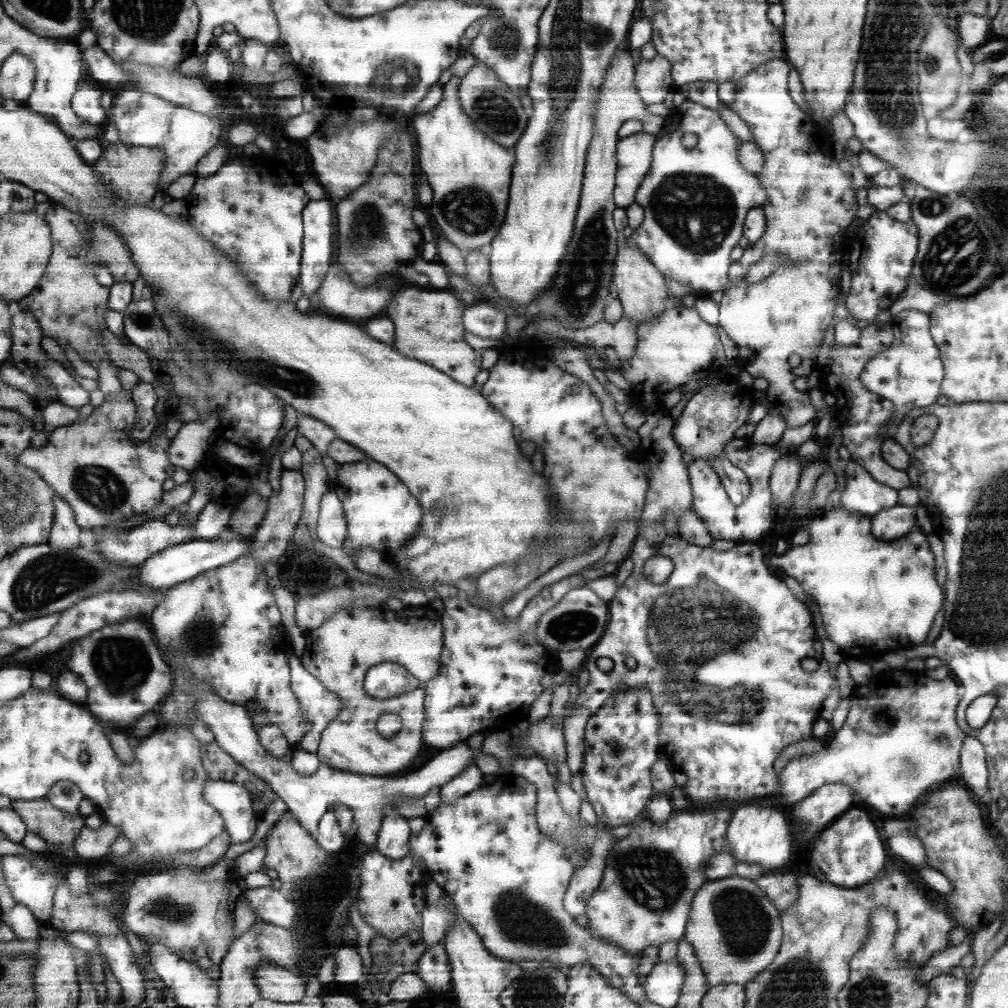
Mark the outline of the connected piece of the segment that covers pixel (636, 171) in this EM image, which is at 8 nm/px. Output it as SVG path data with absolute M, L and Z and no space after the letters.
M642 130L622 138L617 145L613 192L617 208L625 209L636 202L638 185L652 170L653 147L656 142L656 135Z

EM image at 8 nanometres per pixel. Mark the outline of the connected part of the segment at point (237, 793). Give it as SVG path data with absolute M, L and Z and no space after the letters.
M209 780L205 784L205 799L224 817L232 844L251 840L258 816L253 809L250 790L245 785L236 781Z

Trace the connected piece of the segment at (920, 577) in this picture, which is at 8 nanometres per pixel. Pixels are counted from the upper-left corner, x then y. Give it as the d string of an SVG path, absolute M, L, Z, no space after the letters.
M832 509L813 519L808 530L808 544L790 546L784 554L770 556L769 568L781 568L816 600L824 630L846 657L874 654L874 658L882 658L880 652L885 656L906 644L922 644L928 638L936 614L944 607L945 594L934 578L928 536L920 532L917 523L908 535L901 536L902 540L882 542L870 552L864 550L861 513Z

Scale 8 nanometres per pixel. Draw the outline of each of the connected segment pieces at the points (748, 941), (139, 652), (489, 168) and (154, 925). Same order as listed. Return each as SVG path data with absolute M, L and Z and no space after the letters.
M732 875L706 882L694 895L684 939L696 949L697 960L700 960L702 970L705 970L709 986L716 987L720 984L745 985L756 979L780 952L783 938L784 925L781 923L781 913L766 893L762 892L756 881Z
M133 620L110 624L110 627L94 632L92 635L74 641L72 646L66 646L60 650L58 656L64 661L68 670L78 672L90 687L89 700L90 710L100 716L104 722L126 722L132 724L144 712L150 713L152 708L156 709L156 704L164 700L173 690L174 676L173 669L164 662L164 656L160 656L160 648L154 644L152 632Z
M452 75L451 80L443 85L444 96L442 100L432 111L425 113L418 113L414 118L412 118L412 128L414 132L417 133L417 143L418 143L418 164L419 168L424 174L424 180L432 187L433 190L433 201L430 205L430 210L425 209L425 212L430 216L431 224L440 226L440 230L444 232L446 238L452 244L456 245L463 253L466 254L466 250L476 251L480 248L487 249L487 247L493 242L493 239L496 238L498 231L501 230L502 223L505 221L505 216L507 213L508 203L509 203L509 194L510 187L512 182L512 171L513 167L516 166L516 154L513 150L509 148L502 148L502 145L498 145L497 141L494 142L489 136L486 136L485 132L482 132L481 129L477 127L477 124L470 118L469 113L462 108L461 99L460 99L460 87L461 87L461 78L458 78Z
M184 867L170 869L167 872L152 871L139 875L133 881L129 901L124 908L124 919L128 927L138 936L144 936L149 942L157 942L180 954L185 948L191 952L202 942L206 944L208 958L216 964L206 970L210 980L219 980L219 968L234 938L236 918L228 914L230 908L230 884L238 876L234 871L219 881L202 880L202 872L208 868Z

